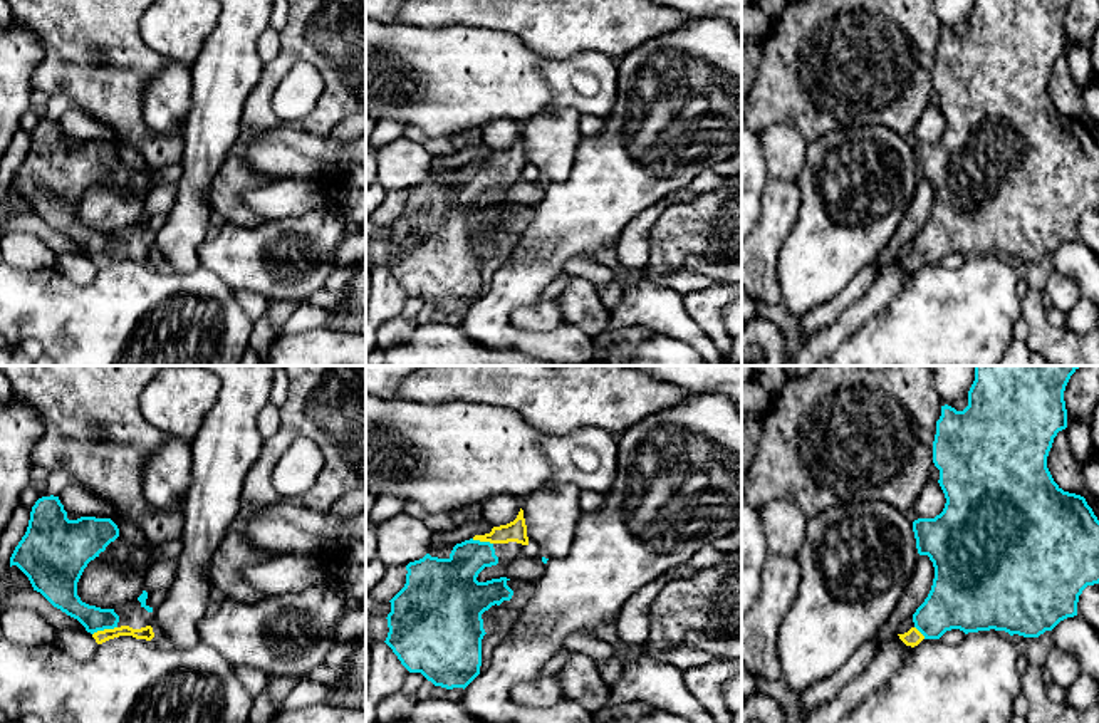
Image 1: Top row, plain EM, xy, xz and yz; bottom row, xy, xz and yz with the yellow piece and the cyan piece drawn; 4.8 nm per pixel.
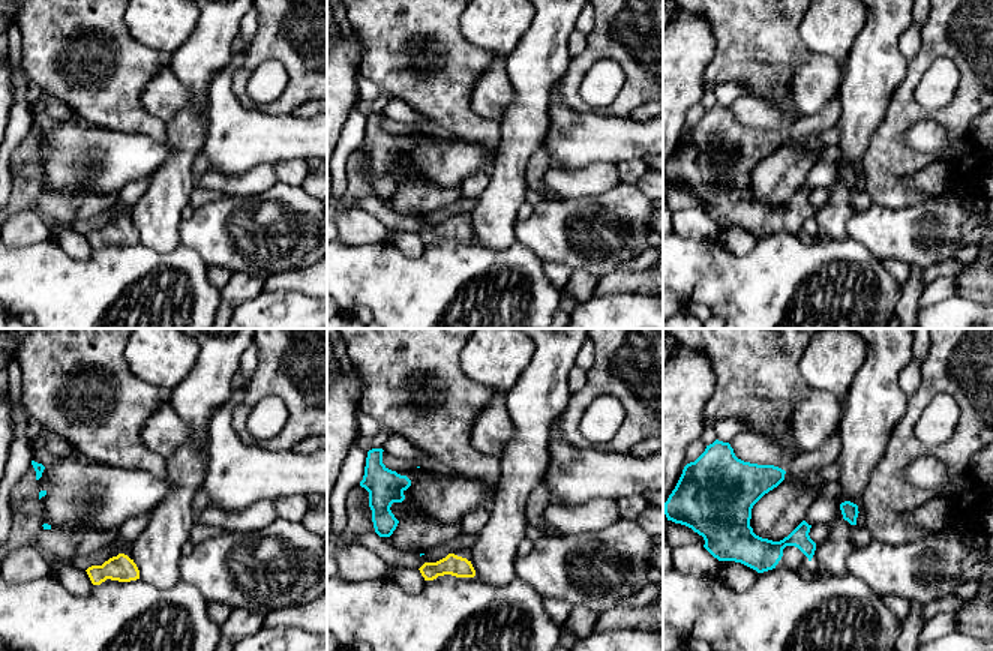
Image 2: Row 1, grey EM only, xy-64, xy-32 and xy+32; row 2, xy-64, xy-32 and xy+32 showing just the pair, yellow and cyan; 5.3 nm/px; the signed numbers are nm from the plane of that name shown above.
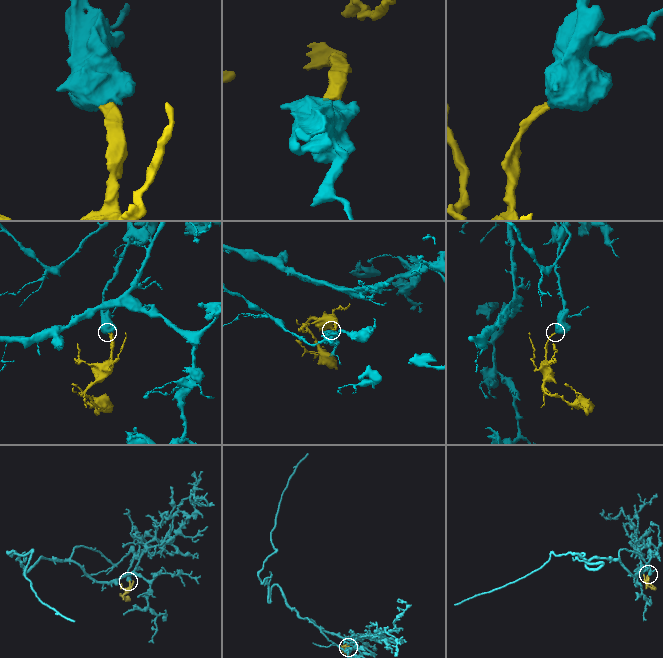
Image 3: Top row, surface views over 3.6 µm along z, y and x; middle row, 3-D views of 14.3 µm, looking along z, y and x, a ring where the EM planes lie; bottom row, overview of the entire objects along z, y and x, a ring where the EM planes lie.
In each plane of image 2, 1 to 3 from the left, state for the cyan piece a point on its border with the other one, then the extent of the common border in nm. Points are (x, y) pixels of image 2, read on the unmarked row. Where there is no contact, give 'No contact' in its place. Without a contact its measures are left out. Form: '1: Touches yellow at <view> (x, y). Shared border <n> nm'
1: No contact
2: No contact
3: No contact

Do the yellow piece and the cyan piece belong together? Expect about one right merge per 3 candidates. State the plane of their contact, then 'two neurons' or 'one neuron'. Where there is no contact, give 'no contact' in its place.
meets yellow in xy; one neuron

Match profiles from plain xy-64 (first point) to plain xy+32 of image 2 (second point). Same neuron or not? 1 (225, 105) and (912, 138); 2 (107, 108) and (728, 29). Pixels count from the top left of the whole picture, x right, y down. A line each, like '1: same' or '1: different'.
1: same
2: same

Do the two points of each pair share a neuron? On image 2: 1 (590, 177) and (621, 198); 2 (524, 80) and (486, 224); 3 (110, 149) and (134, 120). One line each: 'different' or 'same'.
1: different
2: same
3: different

